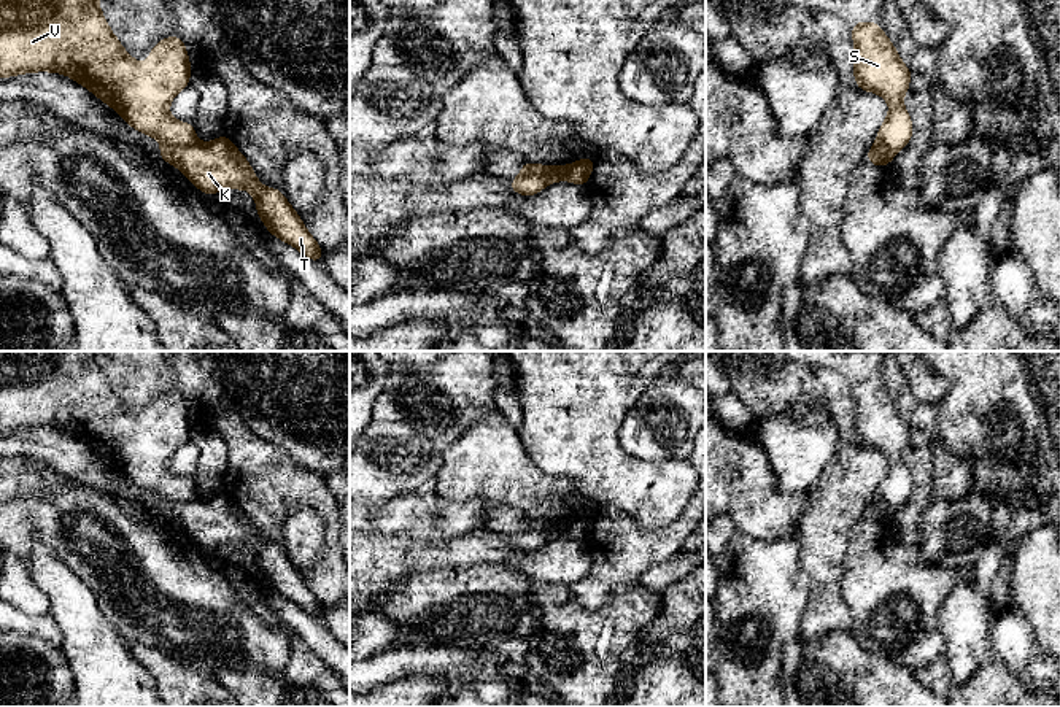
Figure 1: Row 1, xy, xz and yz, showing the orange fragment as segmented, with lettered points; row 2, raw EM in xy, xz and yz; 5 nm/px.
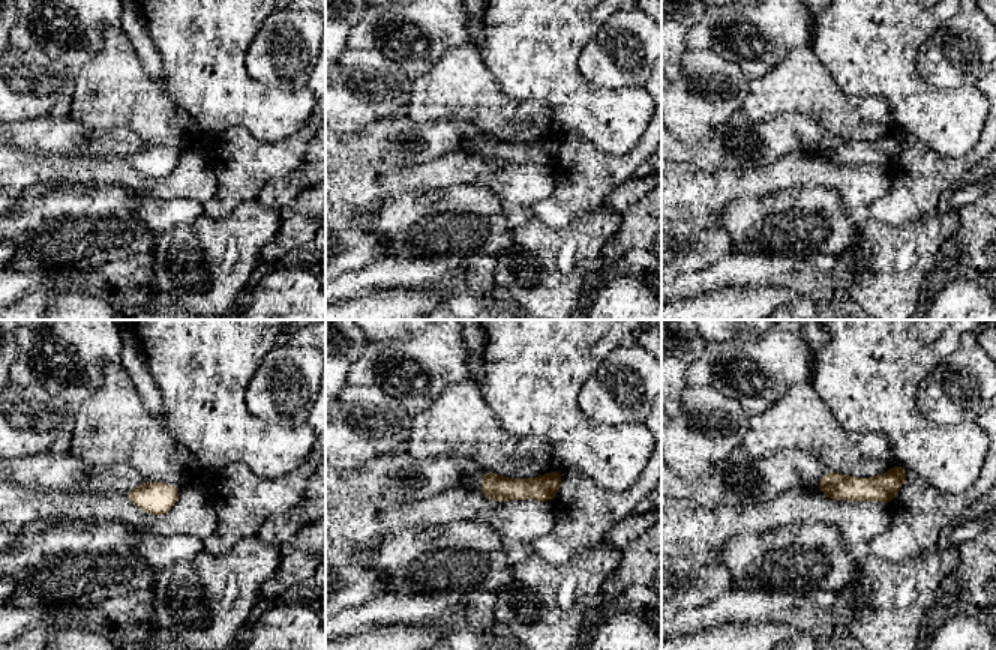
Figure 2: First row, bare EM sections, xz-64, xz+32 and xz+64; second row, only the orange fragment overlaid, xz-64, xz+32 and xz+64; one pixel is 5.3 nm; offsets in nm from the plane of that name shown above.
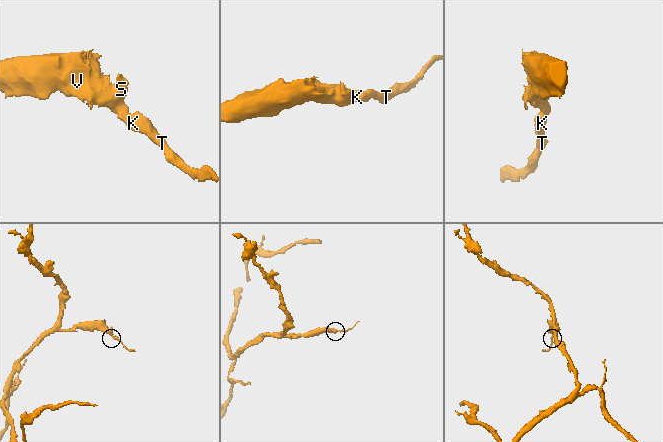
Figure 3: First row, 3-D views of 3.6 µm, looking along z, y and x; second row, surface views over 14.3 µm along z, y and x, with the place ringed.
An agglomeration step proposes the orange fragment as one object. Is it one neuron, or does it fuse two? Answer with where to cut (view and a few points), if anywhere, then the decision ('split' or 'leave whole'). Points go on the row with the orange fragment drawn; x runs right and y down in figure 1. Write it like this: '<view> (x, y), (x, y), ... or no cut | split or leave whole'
xz (520, 175), (542, 175), (549, 181) | split

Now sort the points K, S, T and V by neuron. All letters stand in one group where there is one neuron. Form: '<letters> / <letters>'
K T / S V

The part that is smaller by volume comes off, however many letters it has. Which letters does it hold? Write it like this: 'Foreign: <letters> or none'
Foreign: K, T

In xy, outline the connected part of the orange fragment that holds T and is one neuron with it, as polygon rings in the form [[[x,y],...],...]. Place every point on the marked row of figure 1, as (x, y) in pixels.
[[[226,135],[210,143],[164,145],[157,154],[180,168],[205,194],[215,195],[221,189],[248,189],[256,200],[265,229],[311,261],[321,262],[323,248],[305,229],[297,211],[292,210],[280,189],[259,184],[250,162]]]

